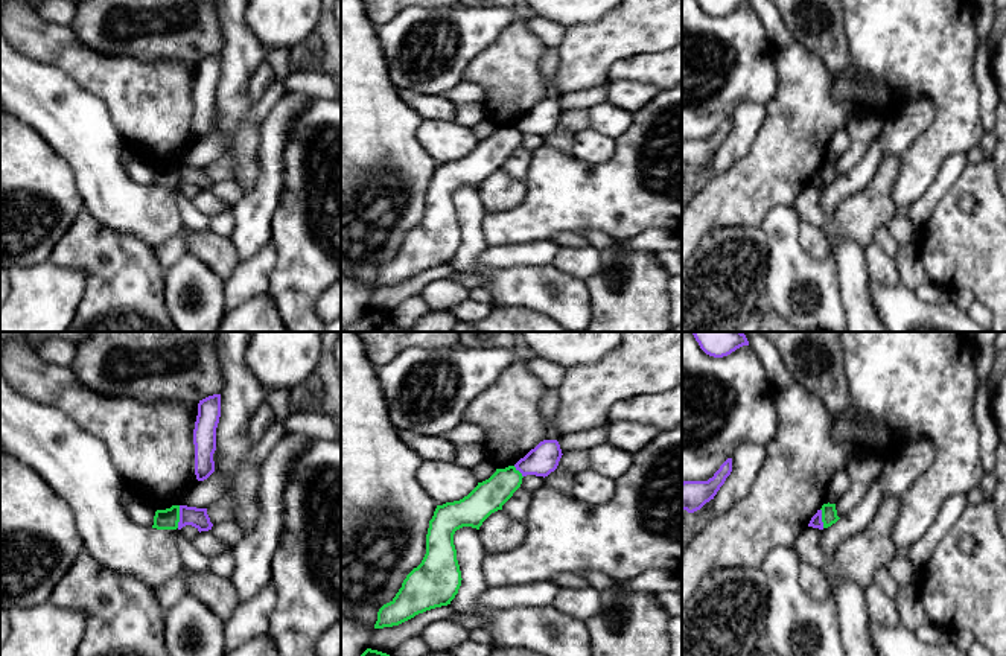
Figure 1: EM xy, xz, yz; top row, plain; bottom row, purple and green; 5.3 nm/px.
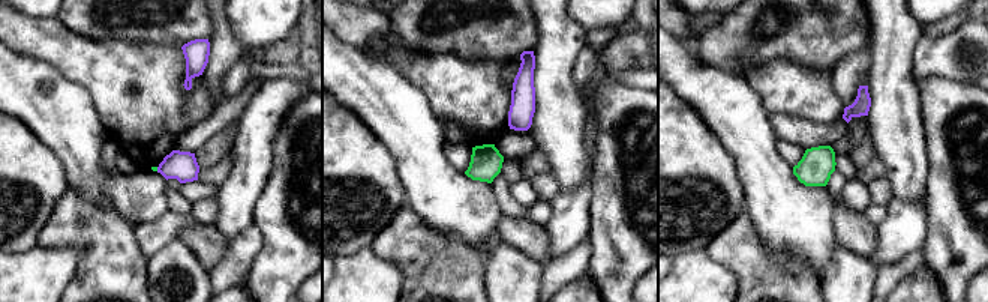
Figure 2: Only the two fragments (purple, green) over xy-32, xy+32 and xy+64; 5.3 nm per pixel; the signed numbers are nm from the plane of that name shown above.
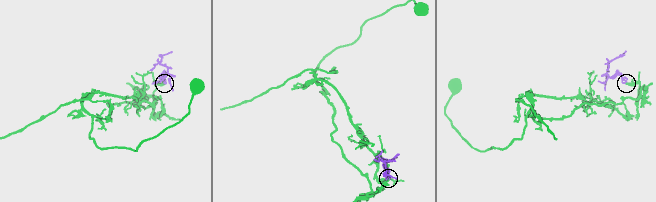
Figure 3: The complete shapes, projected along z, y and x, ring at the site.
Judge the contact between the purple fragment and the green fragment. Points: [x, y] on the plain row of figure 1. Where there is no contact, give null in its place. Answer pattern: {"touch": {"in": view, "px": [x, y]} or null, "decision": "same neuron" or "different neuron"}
{"touch": {"in": "xy", "px": [180, 175]}, "decision": "different neuron"}

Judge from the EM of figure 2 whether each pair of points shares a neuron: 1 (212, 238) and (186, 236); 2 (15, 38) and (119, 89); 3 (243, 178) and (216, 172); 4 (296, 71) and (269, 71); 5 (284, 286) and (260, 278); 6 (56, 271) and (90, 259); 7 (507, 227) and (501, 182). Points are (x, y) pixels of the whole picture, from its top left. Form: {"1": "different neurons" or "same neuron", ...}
{"1": "same neuron", "2": "same neuron", "3": "different neurons", "4": "same neuron", "5": "same neuron", "6": "different neurons", "7": "different neurons"}

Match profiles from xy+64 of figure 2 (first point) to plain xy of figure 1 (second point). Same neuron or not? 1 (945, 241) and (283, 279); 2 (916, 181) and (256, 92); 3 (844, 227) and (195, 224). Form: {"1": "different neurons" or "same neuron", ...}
{"1": "same neuron", "2": "different neurons", "3": "different neurons"}

